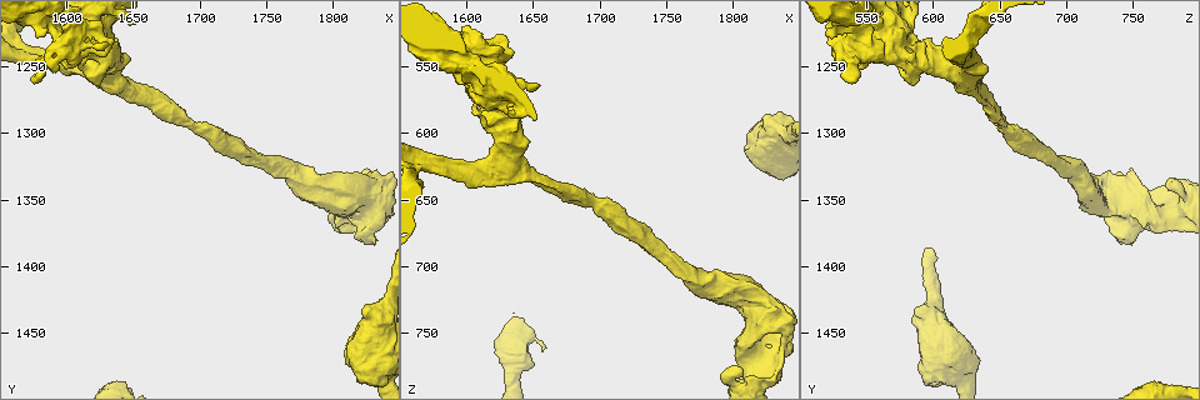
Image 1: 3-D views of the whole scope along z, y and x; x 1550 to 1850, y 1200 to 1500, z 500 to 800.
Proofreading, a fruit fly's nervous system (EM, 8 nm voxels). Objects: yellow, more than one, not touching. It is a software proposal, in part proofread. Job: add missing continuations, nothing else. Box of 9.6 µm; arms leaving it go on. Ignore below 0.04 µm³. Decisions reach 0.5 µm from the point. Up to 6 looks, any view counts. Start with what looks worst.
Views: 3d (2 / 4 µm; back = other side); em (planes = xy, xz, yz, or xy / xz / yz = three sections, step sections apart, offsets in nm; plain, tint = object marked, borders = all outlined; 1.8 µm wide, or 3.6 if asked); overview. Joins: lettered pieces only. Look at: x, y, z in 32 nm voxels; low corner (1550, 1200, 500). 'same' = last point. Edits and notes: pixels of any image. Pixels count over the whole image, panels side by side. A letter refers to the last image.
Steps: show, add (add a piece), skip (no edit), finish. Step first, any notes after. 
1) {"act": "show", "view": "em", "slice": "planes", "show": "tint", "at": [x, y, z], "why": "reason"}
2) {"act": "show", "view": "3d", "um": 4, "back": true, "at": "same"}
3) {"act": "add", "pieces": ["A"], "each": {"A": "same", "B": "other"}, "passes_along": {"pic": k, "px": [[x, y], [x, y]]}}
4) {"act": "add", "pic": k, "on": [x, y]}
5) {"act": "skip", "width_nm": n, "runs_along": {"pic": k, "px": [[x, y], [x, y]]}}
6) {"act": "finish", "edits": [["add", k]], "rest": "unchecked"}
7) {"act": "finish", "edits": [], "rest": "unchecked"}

{"act": "show", "view": "3d", "um": 4, "at": [1590, 1222, 538]}

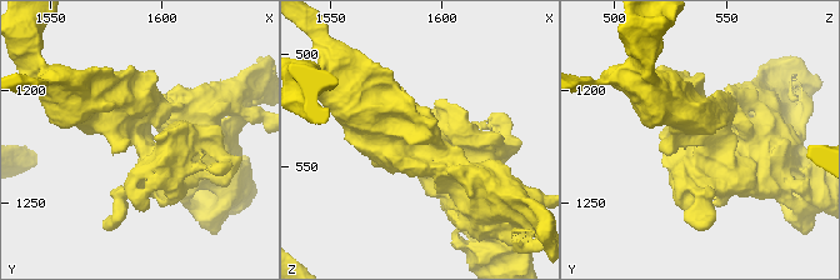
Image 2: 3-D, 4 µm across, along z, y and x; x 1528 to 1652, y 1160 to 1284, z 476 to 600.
{"act": "show", "view": "em", "slice": "planes", "show": "borders", "at": [1590, 1224, 540], "why": "shape alone is not enough"}

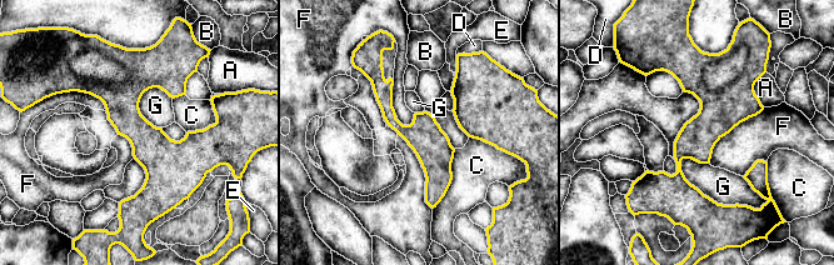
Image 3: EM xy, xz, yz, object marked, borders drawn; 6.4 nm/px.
{"act": "skip", "longest_contact_nm": ["F", 550], "each": {"A": "other", "B": "other", "C": "other", "D": "other", "E": "other", "F": "other", "G": "other"}, "runs_along": {"pic": 3, "px": [[133, 59], [130, 123], [154, 150], [145, 209]]}, "found": "no lettered piece goes on from it"}

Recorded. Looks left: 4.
{"act": "show", "view": "em", "um": 3.6, "slice": "xy", "step": 8, "show": "tint", "at": [1832, 1446, 602], "why": "calibre changes"}

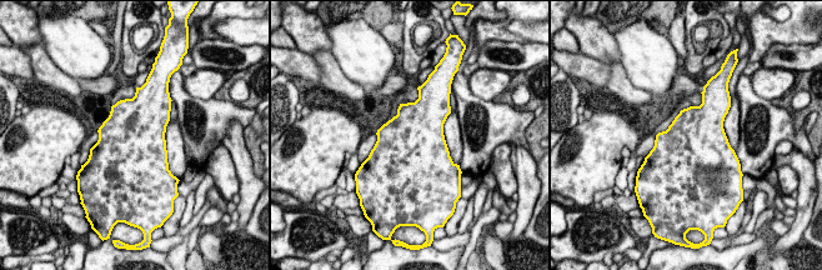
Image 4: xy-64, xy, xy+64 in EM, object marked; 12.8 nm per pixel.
{"act": "show", "view": "em", "um": 3.6, "slice": "planes", "show": "tint", "at": "same"}

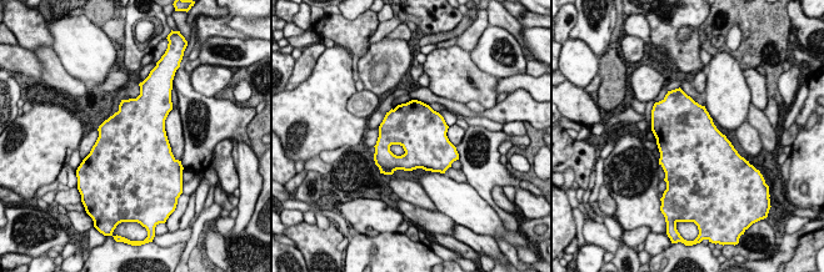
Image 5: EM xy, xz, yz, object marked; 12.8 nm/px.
{"act": "show", "view": "em", "um": 3.6, "slice": "planes", "show": "borders", "at": "same", "why": "see the neighbours"}

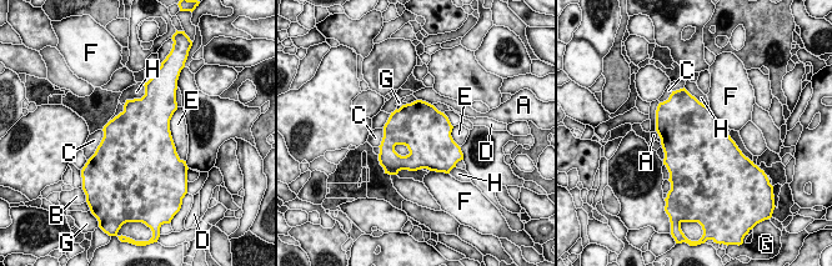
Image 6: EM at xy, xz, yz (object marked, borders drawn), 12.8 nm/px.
{"act": "skip", "width_nm": 650, "longest_contact_nm": ["E", 500], "each": {"A": "other", "B": "other", "C": "other", "D": "other", "E": "other", "F": "other", "G": "other", "H": "other"}, "found": "none of them fits"}

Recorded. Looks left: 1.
{"act": "finish", "edits": [], "rest": "unchecked"}

